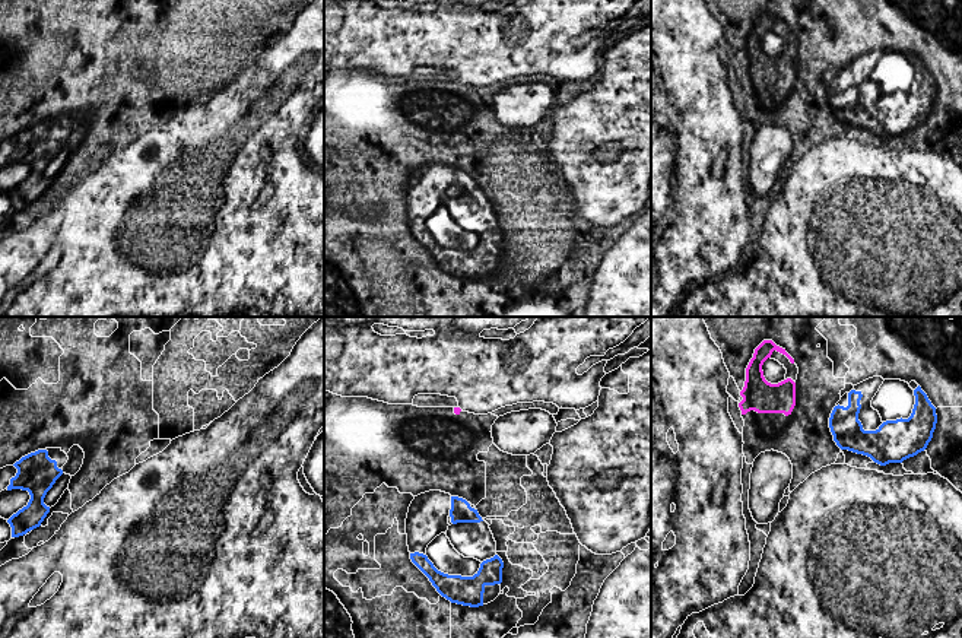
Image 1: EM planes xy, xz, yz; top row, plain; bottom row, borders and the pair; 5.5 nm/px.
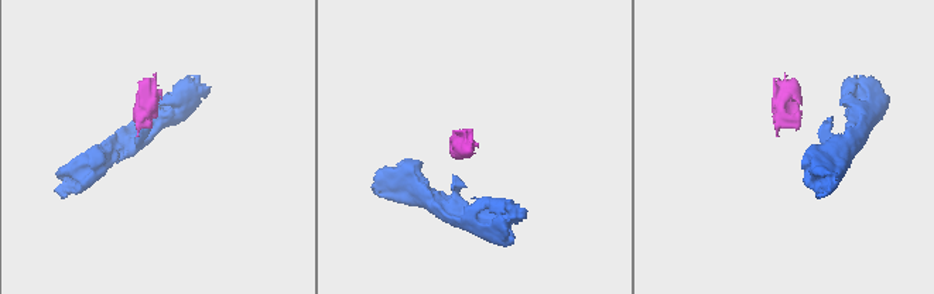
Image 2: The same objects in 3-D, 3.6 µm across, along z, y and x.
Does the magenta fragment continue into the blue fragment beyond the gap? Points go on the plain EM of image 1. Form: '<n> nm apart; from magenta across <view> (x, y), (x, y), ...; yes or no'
200 nm apart; from magenta across yz (794, 78), (829, 91); no

